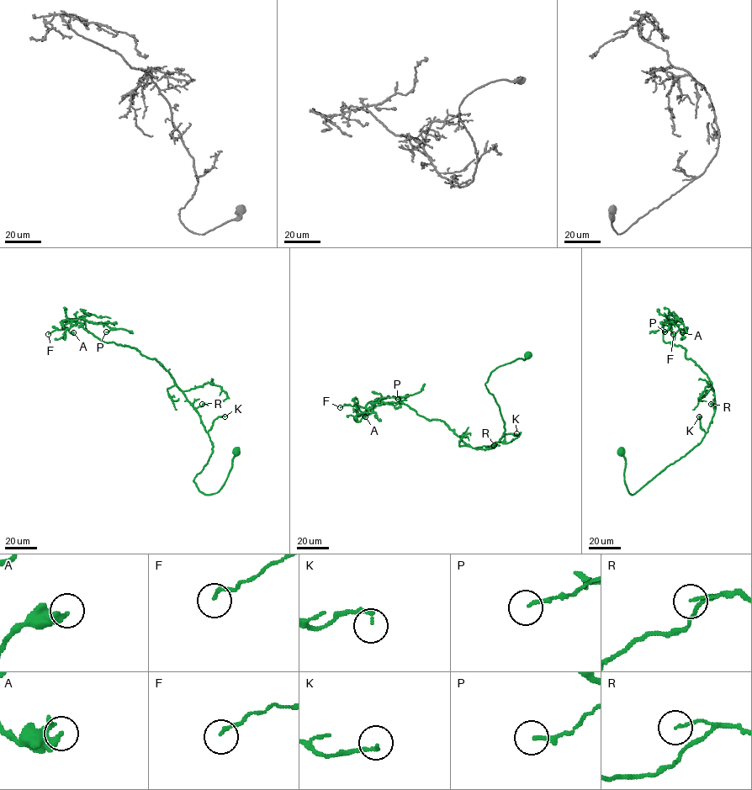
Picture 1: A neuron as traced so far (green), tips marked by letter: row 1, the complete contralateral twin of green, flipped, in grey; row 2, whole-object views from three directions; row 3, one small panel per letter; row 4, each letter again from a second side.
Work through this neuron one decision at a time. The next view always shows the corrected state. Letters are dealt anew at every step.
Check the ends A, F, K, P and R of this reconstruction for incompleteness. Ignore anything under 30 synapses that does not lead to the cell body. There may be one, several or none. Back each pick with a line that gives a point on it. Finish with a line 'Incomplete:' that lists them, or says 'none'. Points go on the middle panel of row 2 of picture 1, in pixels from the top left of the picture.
Incomplete: none

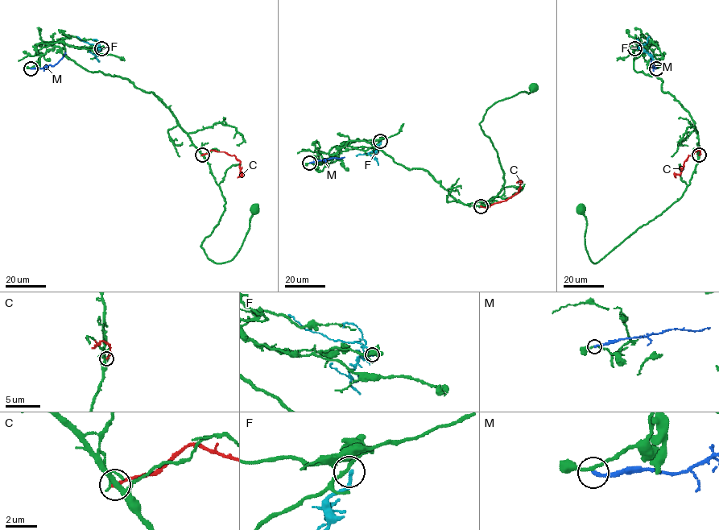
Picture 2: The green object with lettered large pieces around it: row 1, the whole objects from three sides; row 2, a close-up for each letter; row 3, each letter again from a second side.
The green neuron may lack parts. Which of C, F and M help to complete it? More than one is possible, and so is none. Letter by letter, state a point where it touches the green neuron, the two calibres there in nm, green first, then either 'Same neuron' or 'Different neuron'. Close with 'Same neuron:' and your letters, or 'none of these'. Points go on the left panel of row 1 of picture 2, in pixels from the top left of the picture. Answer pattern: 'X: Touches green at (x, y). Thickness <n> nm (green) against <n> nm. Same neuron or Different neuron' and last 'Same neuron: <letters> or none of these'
C: Touches green at (202, 155). Thickness 240 nm (green) against 220 nm. Different neuron
F: Touches green at (101, 48). Thickness 240 nm (green) against 260 nm. Different neuron
M: Touches green at (30, 68). Thickness 190 nm (green) against 200 nm. Different neuron
Same neuron: none of these

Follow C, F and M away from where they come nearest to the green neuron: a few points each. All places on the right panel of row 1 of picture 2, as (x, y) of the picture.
C: (700, 155), (698, 150), (688, 155), (680, 174), (675, 175), (675, 177)
F: (634, 47), (646, 43), (648, 36)
M: (656, 68), (650, 65), (650, 52)

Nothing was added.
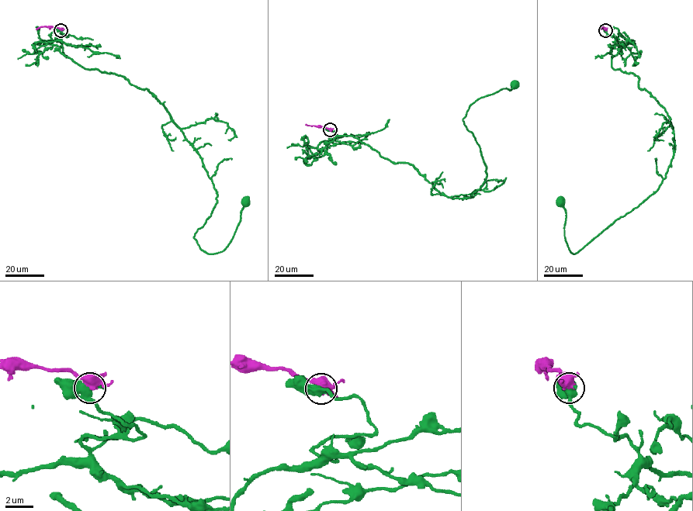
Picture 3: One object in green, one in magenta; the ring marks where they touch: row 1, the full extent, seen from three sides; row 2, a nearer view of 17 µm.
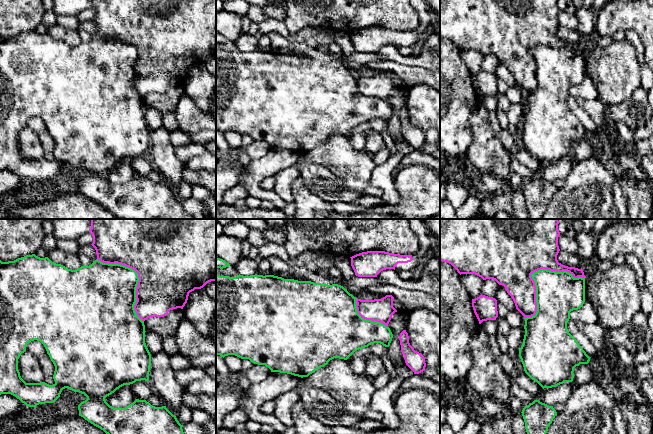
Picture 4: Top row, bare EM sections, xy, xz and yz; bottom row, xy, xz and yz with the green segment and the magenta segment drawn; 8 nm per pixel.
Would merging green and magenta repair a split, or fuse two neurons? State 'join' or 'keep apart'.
keep apart

